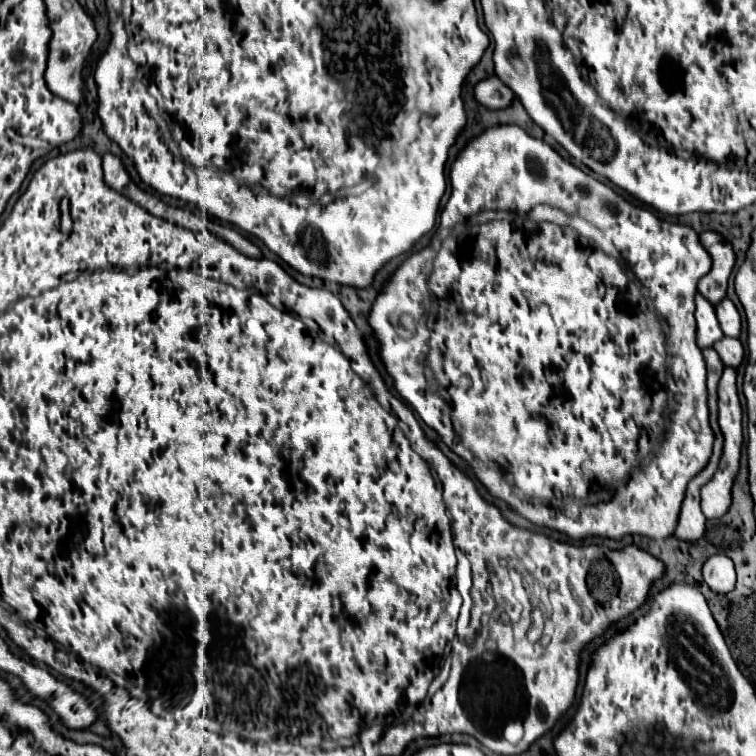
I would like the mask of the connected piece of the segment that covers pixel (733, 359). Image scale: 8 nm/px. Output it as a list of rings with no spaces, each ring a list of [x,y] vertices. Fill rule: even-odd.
[[[724,337],[722,341],[718,341],[718,345],[714,345],[714,349],[718,351],[720,359],[724,361],[724,365],[728,367],[738,367],[744,361],[744,347],[740,343],[740,339],[732,339],[732,337]]]

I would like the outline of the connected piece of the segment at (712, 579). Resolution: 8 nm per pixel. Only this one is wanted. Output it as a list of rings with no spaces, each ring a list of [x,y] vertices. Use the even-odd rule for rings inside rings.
[[[712,555],[702,569],[704,583],[714,591],[714,593],[730,593],[736,585],[736,571],[734,563],[726,555]]]

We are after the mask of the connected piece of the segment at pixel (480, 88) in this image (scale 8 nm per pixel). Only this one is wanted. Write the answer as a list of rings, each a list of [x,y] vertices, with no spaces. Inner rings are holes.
[[[488,77],[474,87],[474,97],[486,109],[504,109],[512,103],[514,93],[498,77]]]

